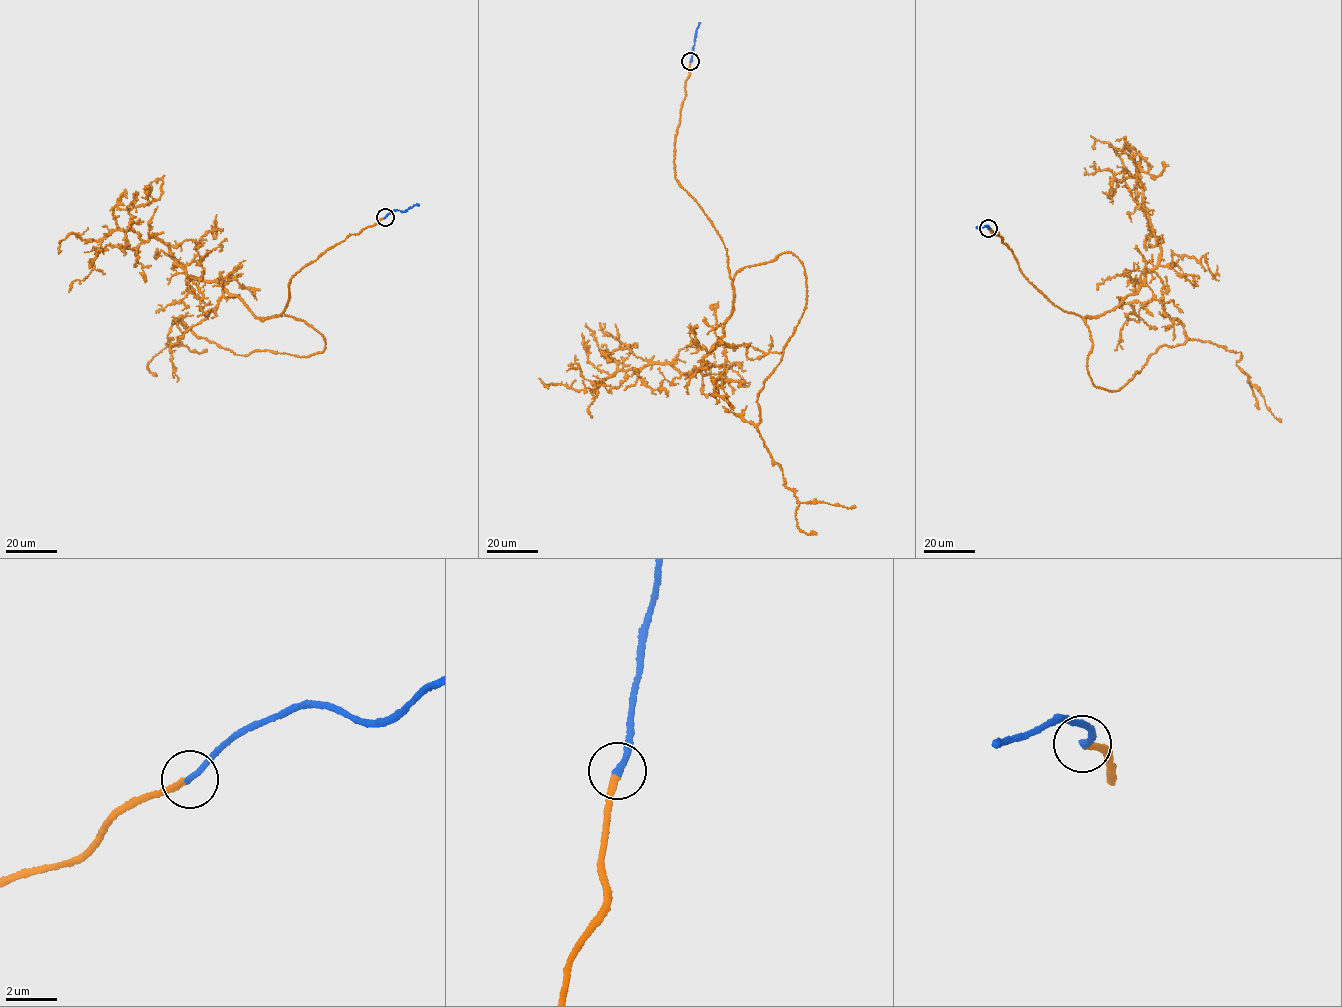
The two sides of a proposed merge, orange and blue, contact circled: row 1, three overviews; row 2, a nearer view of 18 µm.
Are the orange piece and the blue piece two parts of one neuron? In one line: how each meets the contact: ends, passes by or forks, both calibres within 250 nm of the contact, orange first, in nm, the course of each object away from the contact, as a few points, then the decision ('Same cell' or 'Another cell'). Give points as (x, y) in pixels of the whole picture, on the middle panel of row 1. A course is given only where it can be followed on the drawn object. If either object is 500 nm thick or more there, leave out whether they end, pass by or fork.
At the ring orange ends. At the ring blue ends. Thickness 240 nm (orange) against 240 nm. Course of orange: (691, 62), (675, 178), (732, 286), (784, 252), (806, 277), (757, 430), (799, 501), (855, 506). Course of blue: (691, 61), (699, 23). Same cell

